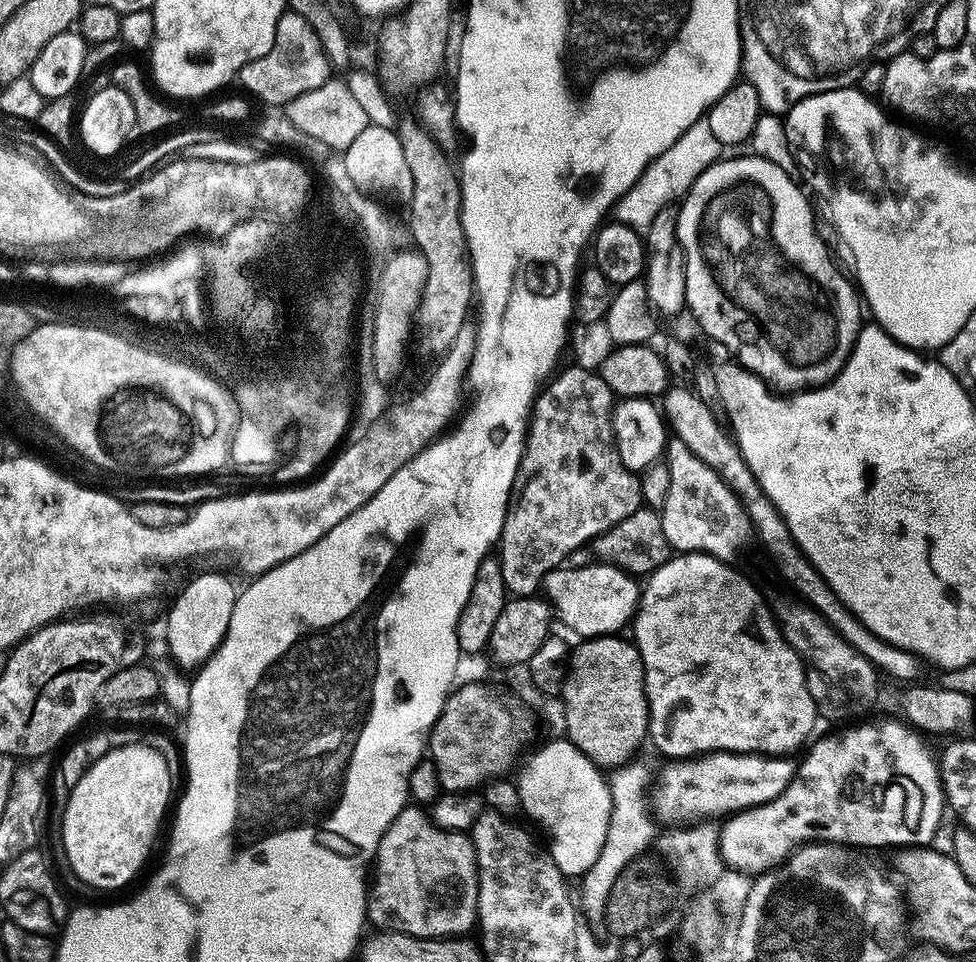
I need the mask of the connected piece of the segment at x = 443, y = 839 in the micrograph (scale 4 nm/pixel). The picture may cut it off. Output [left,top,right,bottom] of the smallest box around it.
[367,806,478,940]

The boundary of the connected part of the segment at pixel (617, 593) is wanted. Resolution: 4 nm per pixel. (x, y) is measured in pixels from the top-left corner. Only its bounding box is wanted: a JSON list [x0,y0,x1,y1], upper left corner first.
[542,563,642,638]

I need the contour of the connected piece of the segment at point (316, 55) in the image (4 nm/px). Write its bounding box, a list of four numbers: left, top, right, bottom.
[238,10,330,106]

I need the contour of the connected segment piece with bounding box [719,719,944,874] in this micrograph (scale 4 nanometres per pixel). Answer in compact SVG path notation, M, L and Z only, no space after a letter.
M896 720L860 724L857 728L824 736L816 745L813 743L803 753L804 761L799 761L796 776L790 786L786 786L786 790L782 790L778 798L760 804L757 808L746 808L735 813L726 828L721 829L720 856L725 865L729 869L737 868L740 872L759 874L776 867L787 859L789 853L809 842L846 844L861 850L888 848L891 844L927 845L927 840L932 836L932 828L924 824L924 811L928 808L928 800L924 796L943 797L940 766L937 757L934 754L932 757L932 752L928 749L929 741L915 728Z

